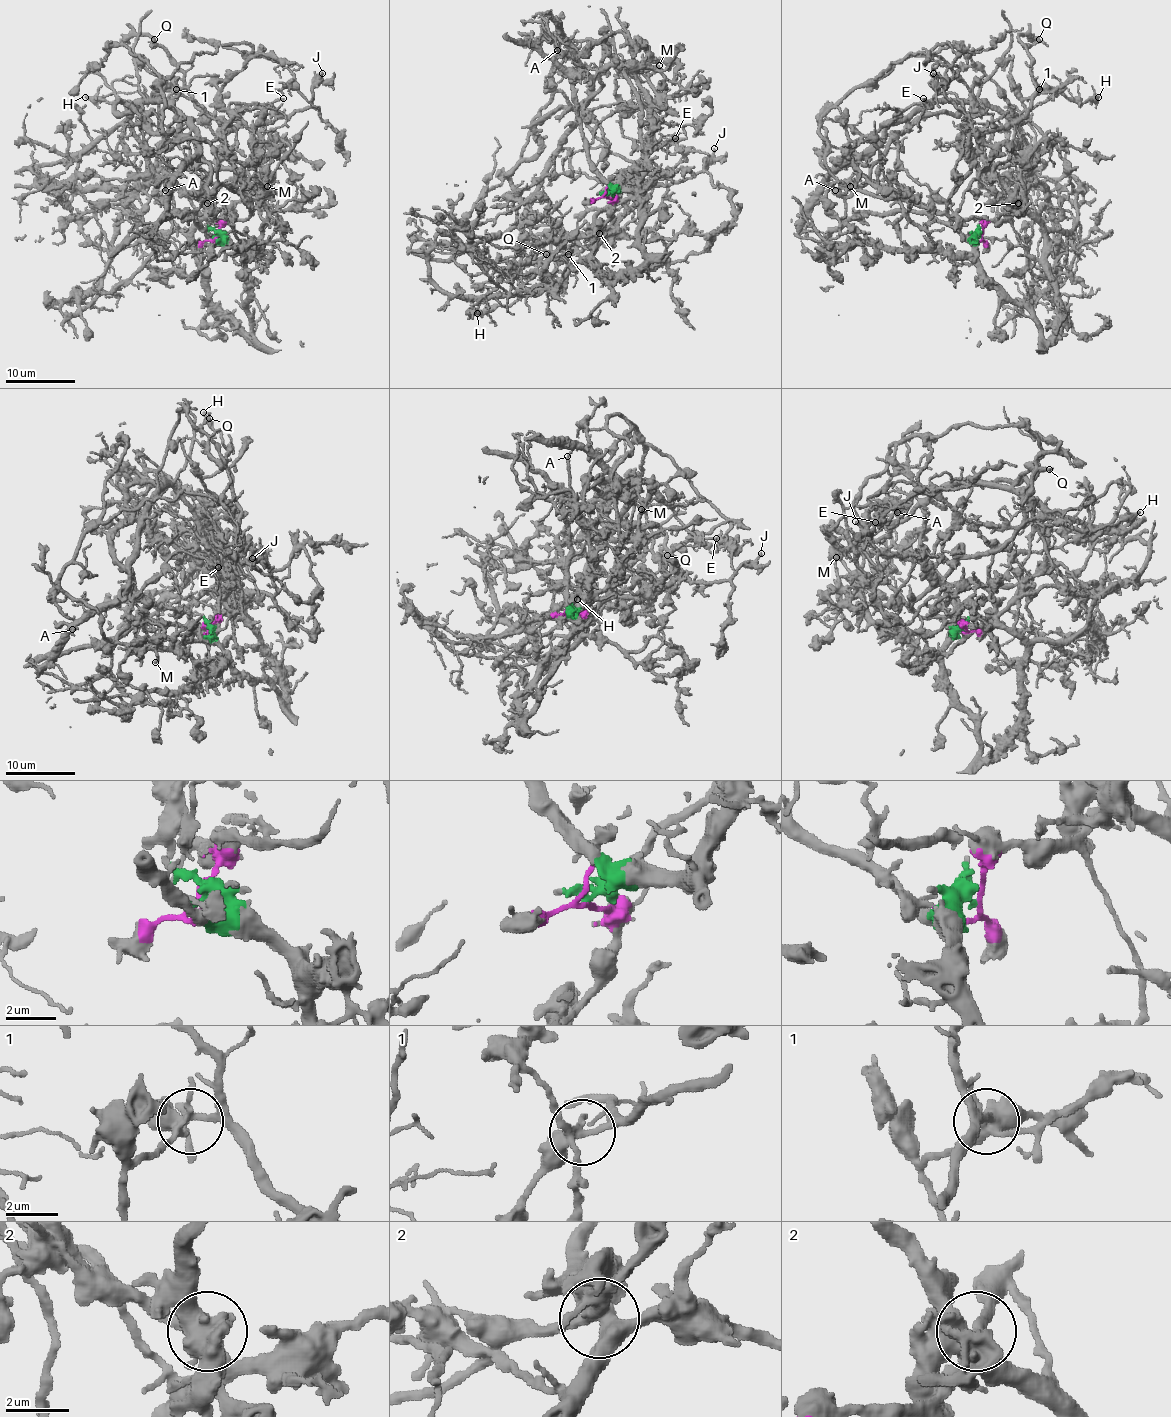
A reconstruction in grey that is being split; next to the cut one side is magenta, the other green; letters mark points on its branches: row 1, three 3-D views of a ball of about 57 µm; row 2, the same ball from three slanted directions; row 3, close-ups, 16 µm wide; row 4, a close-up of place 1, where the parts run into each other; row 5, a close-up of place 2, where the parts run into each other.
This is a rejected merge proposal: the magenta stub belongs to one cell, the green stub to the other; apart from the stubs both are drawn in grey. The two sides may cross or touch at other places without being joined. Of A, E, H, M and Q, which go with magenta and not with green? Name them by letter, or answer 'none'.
A, E, H, Q

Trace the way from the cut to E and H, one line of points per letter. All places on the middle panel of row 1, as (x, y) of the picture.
E: (605, 197), (642, 162), (640, 96), (628, 71), (619, 69), (622, 134), (652, 144), (675, 137)
H: (605, 197), (648, 164), (617, 192), (624, 216), (601, 240), (568, 254), (528, 295), (477, 314)

